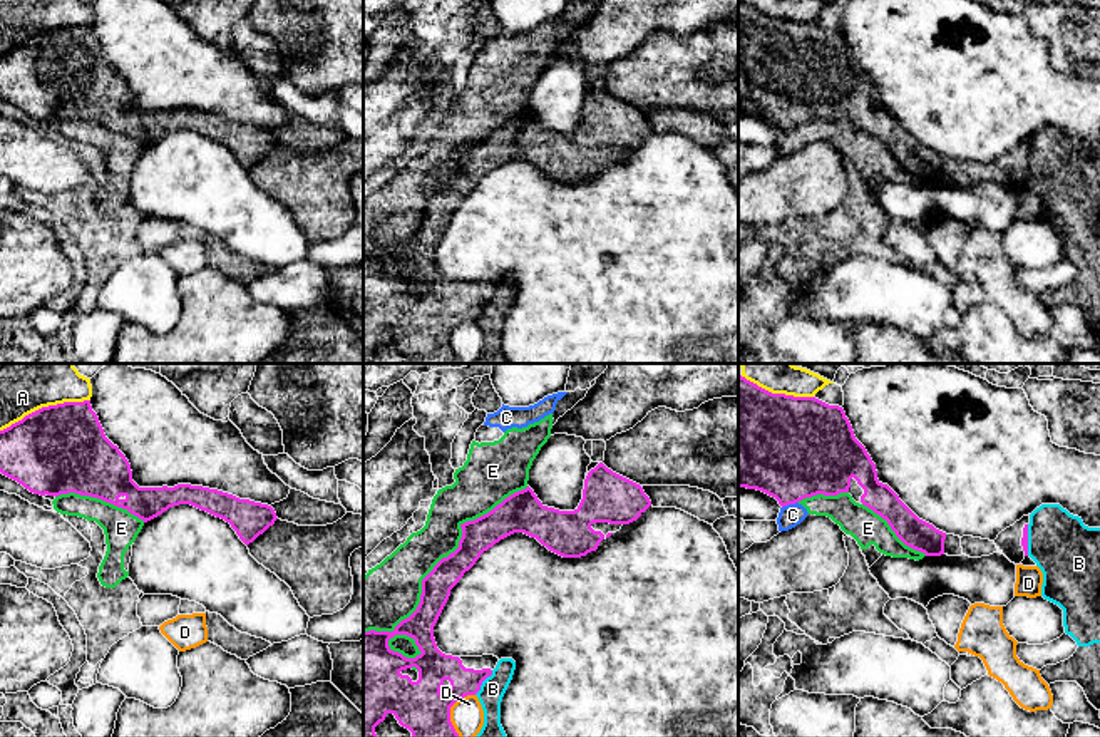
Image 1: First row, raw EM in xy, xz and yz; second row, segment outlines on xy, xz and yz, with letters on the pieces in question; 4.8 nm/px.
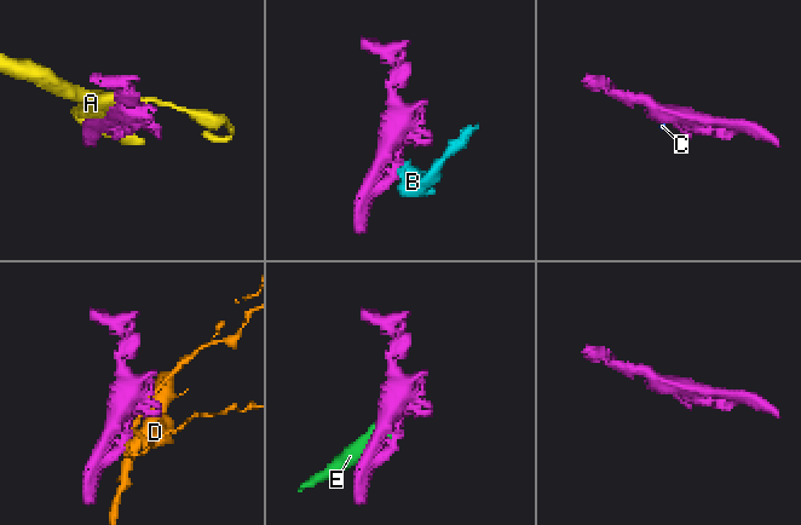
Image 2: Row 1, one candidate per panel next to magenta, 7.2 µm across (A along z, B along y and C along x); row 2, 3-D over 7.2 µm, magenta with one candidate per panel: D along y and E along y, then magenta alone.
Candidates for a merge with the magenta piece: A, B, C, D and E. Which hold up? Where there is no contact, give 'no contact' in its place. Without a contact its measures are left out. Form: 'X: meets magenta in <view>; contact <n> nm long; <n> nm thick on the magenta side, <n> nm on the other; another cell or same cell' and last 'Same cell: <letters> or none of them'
A: meets magenta in xy; contact 460 nm long; 420 nm thick on the magenta side, 360 nm on the other; another cell
B: meets magenta in xz; contact 150 nm long; 160 nm thick on the magenta side, 120 nm on the other; another cell
C: meets magenta in yz; contact 90 nm long; 480 nm thick on the magenta side, 110 nm on the other; another cell
D: meets magenta in xz; contact 220 nm long; 240 nm thick on the magenta side, 160 nm on the other; another cell
E: meets magenta in xz; contact 1050 nm long; 160 nm thick on the magenta side, 240 nm on the other; another cell
Same cell: none of them

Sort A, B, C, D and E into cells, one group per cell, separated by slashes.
A / B / C E / D

